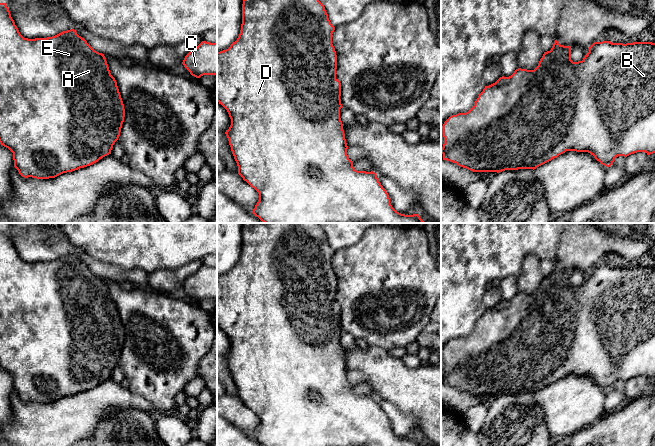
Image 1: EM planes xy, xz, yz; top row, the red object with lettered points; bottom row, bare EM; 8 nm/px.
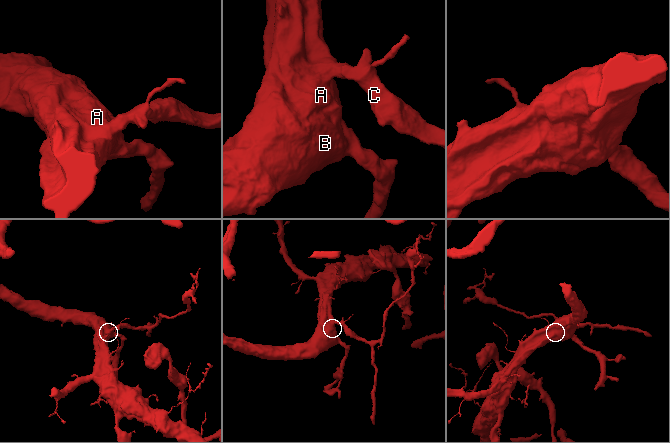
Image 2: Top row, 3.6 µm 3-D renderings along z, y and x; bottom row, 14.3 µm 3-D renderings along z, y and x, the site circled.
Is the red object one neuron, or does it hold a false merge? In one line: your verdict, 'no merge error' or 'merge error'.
no merge error

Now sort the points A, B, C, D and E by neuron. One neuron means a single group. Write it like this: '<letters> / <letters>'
A B C D E

